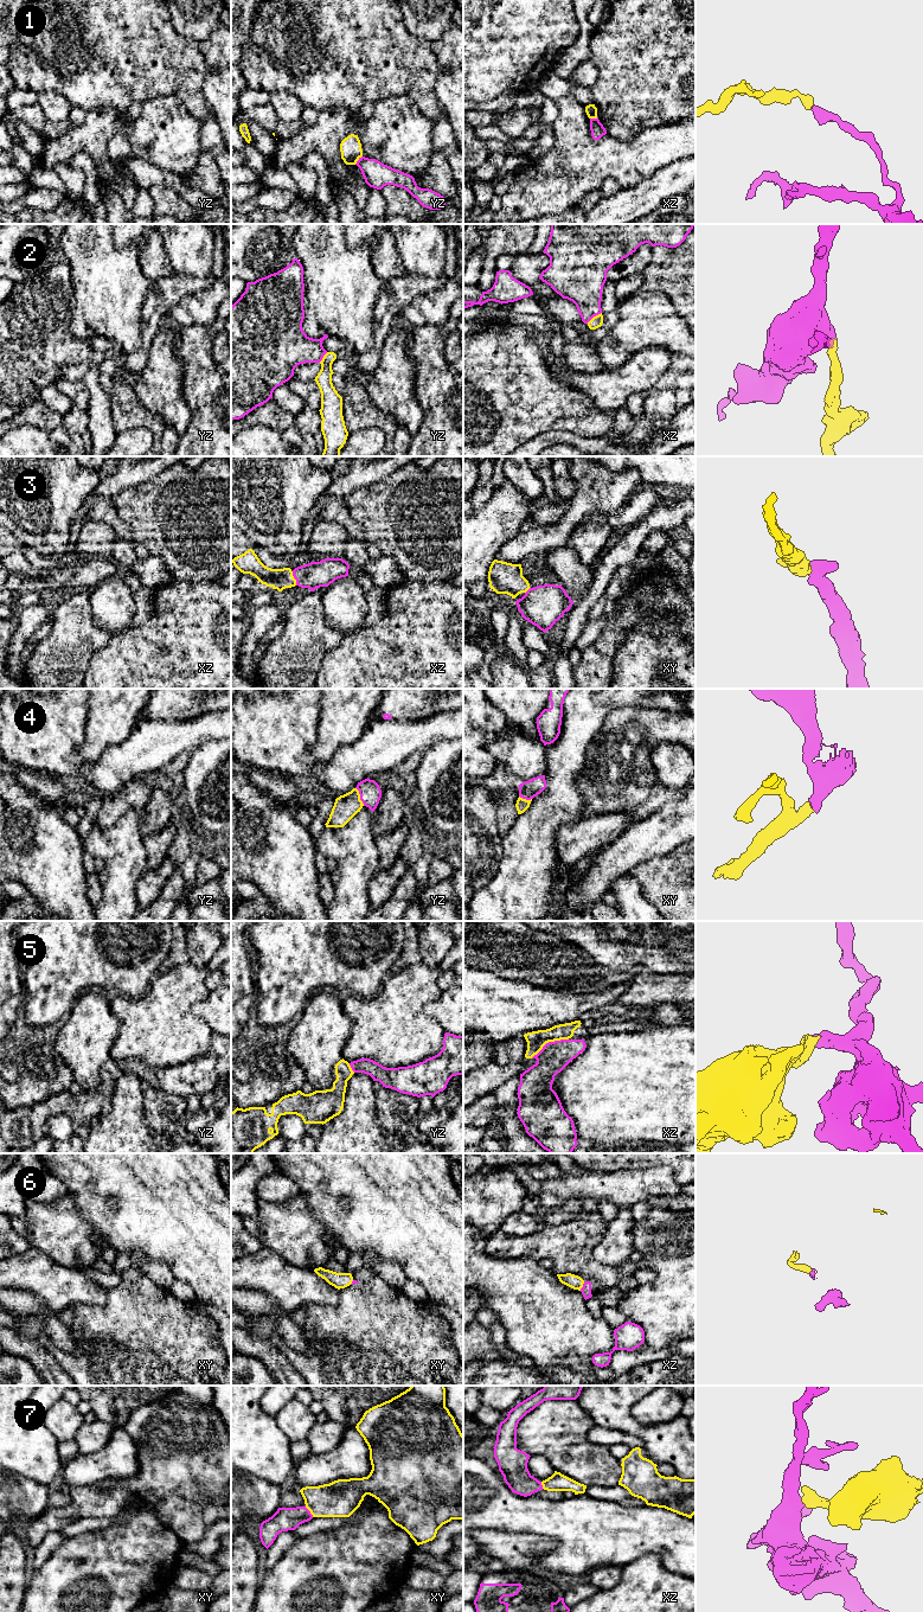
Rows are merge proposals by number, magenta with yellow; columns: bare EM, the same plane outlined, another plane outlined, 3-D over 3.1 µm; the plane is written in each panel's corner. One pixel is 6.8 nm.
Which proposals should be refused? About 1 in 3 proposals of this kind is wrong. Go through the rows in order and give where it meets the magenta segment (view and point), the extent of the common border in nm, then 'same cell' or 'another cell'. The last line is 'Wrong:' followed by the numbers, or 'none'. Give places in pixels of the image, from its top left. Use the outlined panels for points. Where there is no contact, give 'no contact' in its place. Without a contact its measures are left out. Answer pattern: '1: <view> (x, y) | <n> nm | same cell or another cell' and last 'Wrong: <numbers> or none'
1: yz (358, 160) | 80 nm | another cell
2: xz (594, 315) | 130 nm | same cell
3: xz (295, 579) | 100 nm | same cell
4: yz (360, 797) | 140 nm | same cell
5: xz (549, 1042) | 280 nm | same cell
6: xz (583, 1286) | 70 nm | another cell
7: xy (309, 1511) | 90 nm | same cell
Wrong: 1, 6

